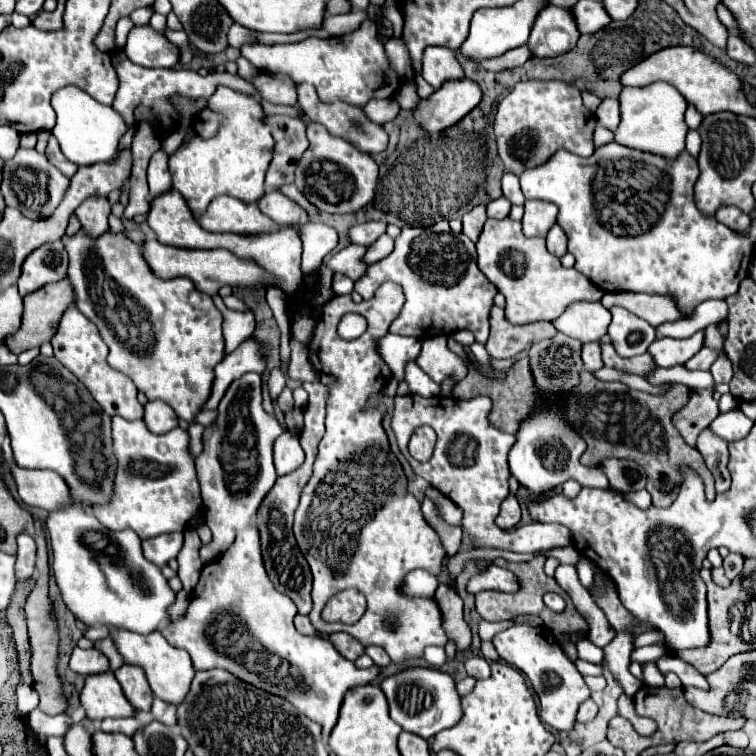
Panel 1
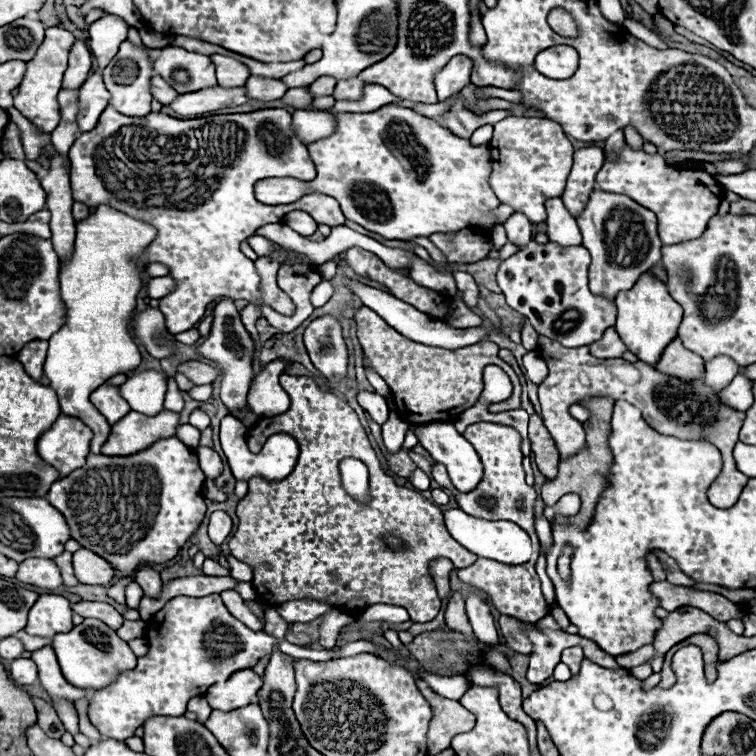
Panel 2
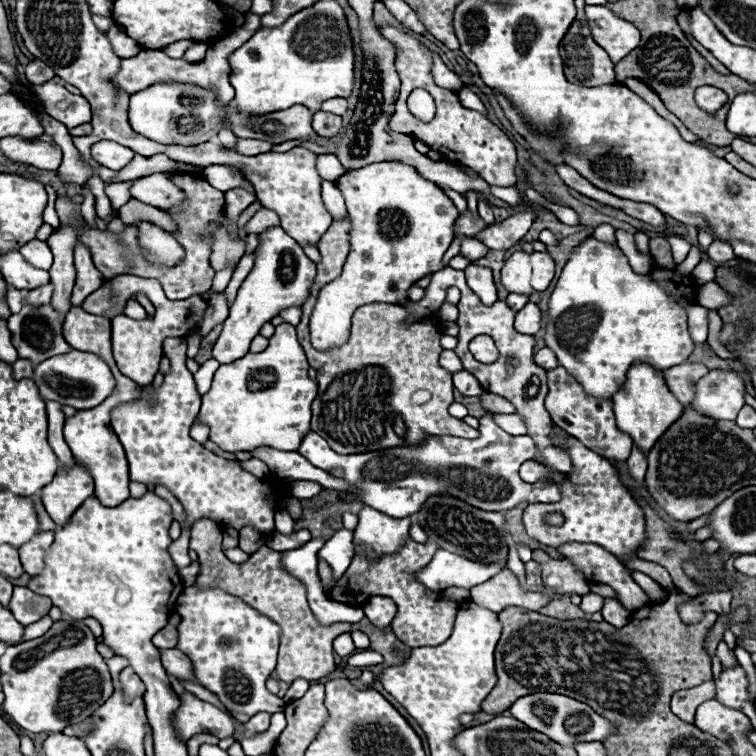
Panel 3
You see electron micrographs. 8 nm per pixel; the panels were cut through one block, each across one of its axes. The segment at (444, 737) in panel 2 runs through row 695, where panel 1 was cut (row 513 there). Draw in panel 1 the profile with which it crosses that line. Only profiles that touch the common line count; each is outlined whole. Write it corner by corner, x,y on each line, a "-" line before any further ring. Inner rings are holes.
424,498
424,502
422,502
422,514
424,514
424,520
426,520
426,522
434,528
434,532
440,536
446,554
448,554
448,556
450,556
450,554
456,554
456,550
460,550
460,546
462,546
462,528
460,528
460,526
450,526
450,524
446,524
446,522
438,516
438,512
436,512
436,508
430,504
430,500
426,500
426,498

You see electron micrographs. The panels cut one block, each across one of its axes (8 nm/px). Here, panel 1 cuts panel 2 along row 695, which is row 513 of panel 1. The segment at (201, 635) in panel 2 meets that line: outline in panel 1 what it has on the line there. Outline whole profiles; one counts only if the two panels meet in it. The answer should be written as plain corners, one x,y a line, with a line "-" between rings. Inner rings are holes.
120,416
112,418
112,438
116,446
118,456
118,470
116,470
116,494
108,506
94,506
96,518
108,528
108,530
134,530
141,540
145,540
160,534
184,532
190,526
190,520
194,520
202,512
202,496
200,496
200,482
196,476
194,456
190,454
190,436
182,428
174,428
168,434
156,436
146,430
146,424
142,420
128,422

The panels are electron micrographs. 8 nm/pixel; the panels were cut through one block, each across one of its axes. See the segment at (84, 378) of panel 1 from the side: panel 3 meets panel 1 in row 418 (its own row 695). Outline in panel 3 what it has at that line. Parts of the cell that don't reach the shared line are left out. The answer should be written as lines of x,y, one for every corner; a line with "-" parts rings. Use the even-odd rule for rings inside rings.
126,666
120,672
120,684
124,688
126,700
132,700
132,696
142,696
144,694
144,682
140,680
140,676
130,666

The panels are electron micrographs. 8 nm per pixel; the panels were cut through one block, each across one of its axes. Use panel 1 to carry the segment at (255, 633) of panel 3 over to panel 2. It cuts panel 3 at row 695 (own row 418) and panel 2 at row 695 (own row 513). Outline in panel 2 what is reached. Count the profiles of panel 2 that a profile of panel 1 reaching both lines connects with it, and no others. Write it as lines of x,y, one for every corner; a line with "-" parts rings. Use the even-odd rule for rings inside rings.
244,668
234,672
226,682
208,688
204,696
214,710
230,712
256,702
256,694
260,688
262,678
252,668

